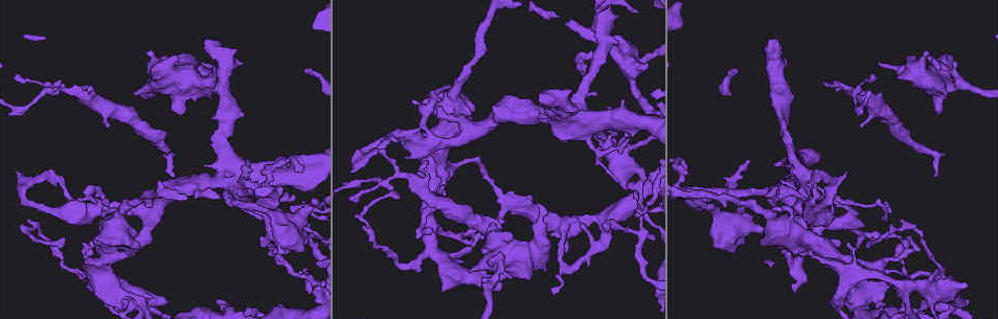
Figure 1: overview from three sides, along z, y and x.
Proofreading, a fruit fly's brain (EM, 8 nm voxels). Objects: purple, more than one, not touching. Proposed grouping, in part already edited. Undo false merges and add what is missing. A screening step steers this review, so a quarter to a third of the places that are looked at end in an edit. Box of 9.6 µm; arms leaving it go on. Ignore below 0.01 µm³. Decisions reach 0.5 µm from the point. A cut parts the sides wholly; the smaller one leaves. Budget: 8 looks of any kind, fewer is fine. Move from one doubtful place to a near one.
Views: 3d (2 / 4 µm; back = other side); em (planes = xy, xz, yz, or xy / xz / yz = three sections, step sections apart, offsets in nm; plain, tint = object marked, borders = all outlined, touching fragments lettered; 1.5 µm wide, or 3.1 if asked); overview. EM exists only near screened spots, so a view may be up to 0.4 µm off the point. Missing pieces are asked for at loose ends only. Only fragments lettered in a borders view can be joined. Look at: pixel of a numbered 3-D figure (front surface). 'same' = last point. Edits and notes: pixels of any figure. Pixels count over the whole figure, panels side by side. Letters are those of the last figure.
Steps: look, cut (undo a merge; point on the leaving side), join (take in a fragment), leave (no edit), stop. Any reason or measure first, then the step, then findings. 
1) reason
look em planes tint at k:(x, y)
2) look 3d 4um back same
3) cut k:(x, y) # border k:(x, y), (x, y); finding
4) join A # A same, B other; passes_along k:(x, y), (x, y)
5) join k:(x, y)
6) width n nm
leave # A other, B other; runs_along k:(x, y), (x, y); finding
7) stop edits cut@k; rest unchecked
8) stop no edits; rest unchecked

an open end
look em planes tint at 1:(193, 55)

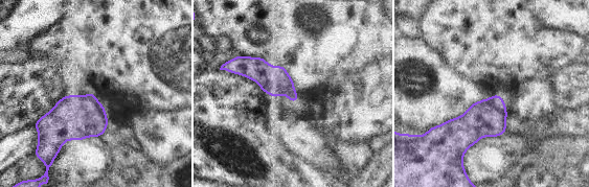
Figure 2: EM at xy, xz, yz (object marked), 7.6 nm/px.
look em planes borders same

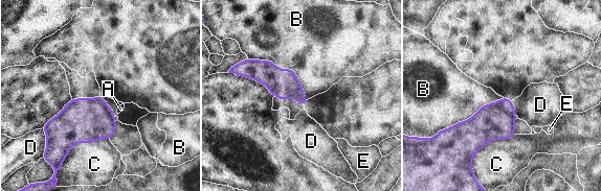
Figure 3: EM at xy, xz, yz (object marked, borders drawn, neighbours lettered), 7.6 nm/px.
leave # A other, B other, C other, D other, E other; no lettered fragment goes on from it

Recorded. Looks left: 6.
tapers out
look 3d 2um at 1:(825, 83)

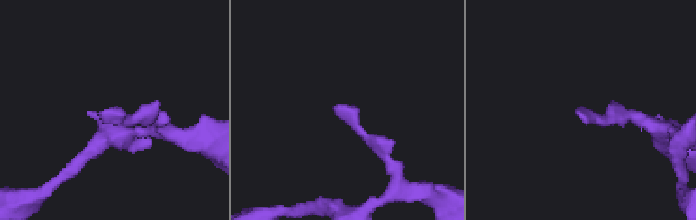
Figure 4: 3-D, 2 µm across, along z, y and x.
now the EM
look em xz step 8 tint at 4:(578, 110)

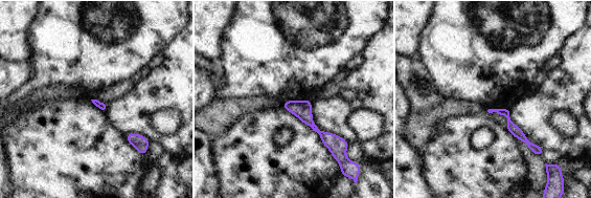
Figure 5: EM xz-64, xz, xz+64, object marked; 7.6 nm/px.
look em xz step 8 borders same

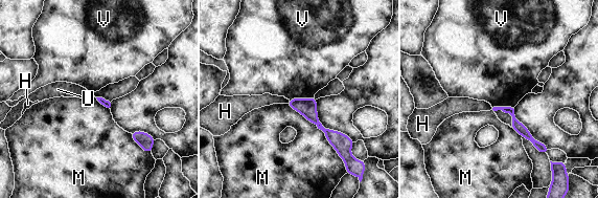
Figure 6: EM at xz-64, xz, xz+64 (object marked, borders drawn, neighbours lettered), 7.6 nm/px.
leave # H other, M other, U other, V other; border 6:(288, 103), (323, 132), (341, 158); none of them fits

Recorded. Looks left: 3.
look em xz step 8 tint at 1:(864, 226)

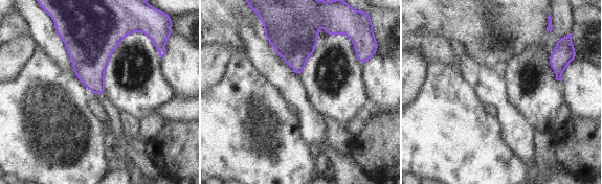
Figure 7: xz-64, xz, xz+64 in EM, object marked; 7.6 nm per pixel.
another direction
look em planes borders same

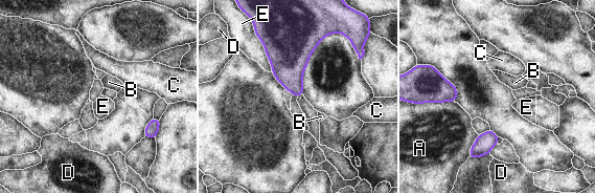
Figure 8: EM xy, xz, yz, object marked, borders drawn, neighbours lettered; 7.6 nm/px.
width 200 nm
leave # A other, B other, C other, D other, E other; border 8:(255, 35), (264, 47), (272, 71); none of them fits

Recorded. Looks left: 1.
stop no edits; rest unchecked

